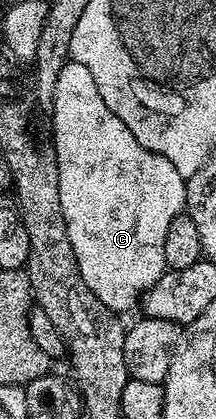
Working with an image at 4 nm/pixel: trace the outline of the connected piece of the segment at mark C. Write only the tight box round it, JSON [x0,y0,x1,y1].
[51,60,186,312]

